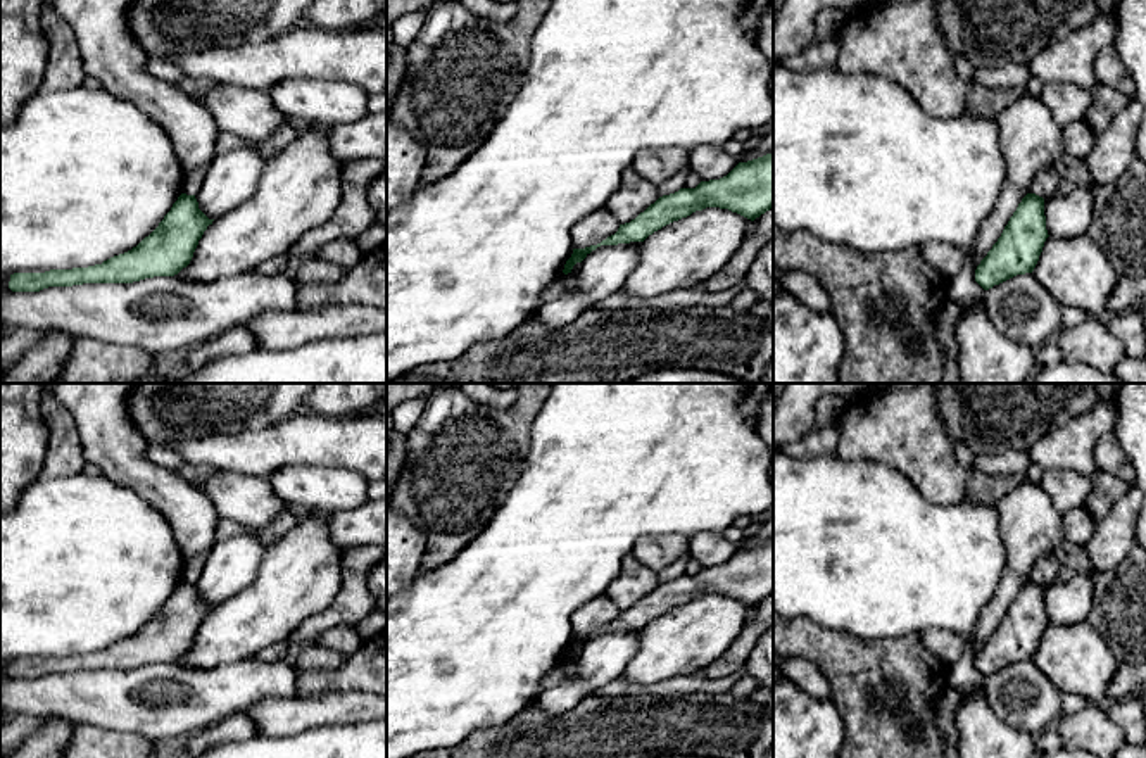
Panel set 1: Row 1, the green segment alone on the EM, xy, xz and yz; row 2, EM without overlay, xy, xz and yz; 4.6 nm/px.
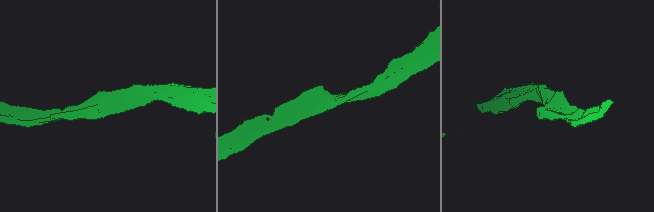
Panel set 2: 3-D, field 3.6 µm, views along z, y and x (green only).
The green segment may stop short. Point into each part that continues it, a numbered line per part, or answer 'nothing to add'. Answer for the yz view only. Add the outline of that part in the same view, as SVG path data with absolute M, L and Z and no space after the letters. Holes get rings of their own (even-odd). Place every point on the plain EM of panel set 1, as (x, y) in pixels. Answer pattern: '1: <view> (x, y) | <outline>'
nothing to add

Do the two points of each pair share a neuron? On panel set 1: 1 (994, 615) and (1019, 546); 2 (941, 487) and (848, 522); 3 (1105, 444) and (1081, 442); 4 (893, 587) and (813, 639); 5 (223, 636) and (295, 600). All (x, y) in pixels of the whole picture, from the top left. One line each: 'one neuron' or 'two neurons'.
1: one neuron
2: two neurons
3: two neurons
4: two neurons
5: one neuron

